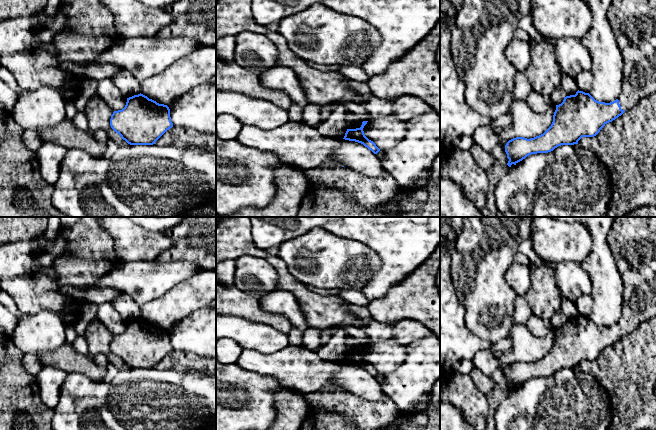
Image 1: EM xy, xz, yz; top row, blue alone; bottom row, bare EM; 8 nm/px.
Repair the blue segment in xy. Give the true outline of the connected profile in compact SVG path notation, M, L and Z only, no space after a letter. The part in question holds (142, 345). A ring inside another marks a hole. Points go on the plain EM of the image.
M140 317L127 322L122 334L113 336L110 350L130 369L153 369L173 347L167 329Z

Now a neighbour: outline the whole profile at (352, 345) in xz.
M347 333L347 343L346 343L346 349L348 351L348 353L356 353L356 352L360 352L362 349L362 346L359 342L358 339L350 336Z

